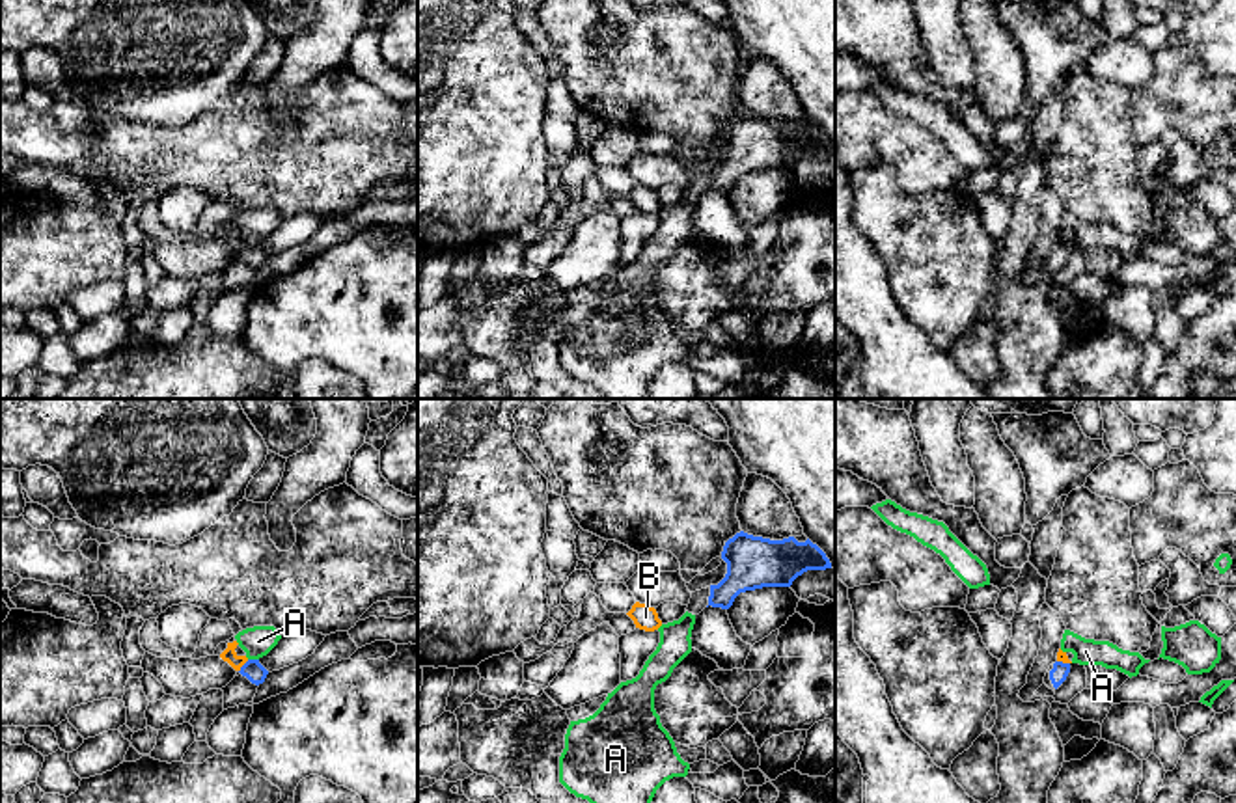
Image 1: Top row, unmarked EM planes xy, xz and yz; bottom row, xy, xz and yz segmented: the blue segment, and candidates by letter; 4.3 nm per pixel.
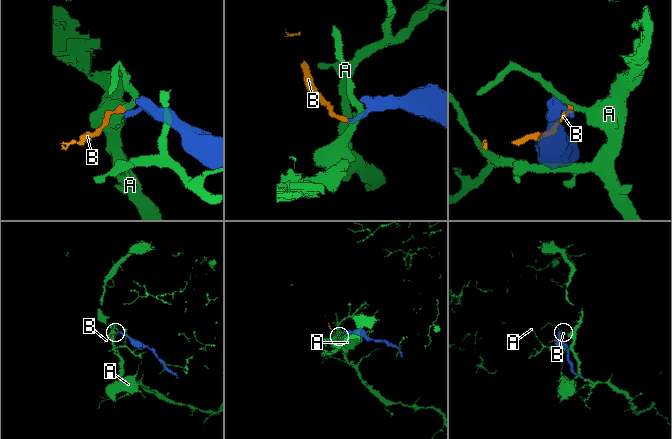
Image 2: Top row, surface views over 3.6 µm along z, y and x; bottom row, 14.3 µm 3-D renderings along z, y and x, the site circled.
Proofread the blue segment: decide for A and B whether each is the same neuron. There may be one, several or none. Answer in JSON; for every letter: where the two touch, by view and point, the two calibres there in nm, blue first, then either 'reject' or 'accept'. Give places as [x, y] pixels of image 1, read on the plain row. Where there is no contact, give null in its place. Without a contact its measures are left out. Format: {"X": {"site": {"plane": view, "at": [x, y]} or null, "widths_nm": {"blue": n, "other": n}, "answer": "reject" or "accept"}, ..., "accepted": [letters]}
{"A": {"site": {"plane": "xy", "at": [254, 243]}, "widths_nm": {"blue": 90, "other": 140}, "answer": "reject"}, "B": {"site": {"plane": "xy", "at": [243, 248]}, "widths_nm": {"blue": 90, "other": 60}, "answer": "reject"}, "accepted": []}

